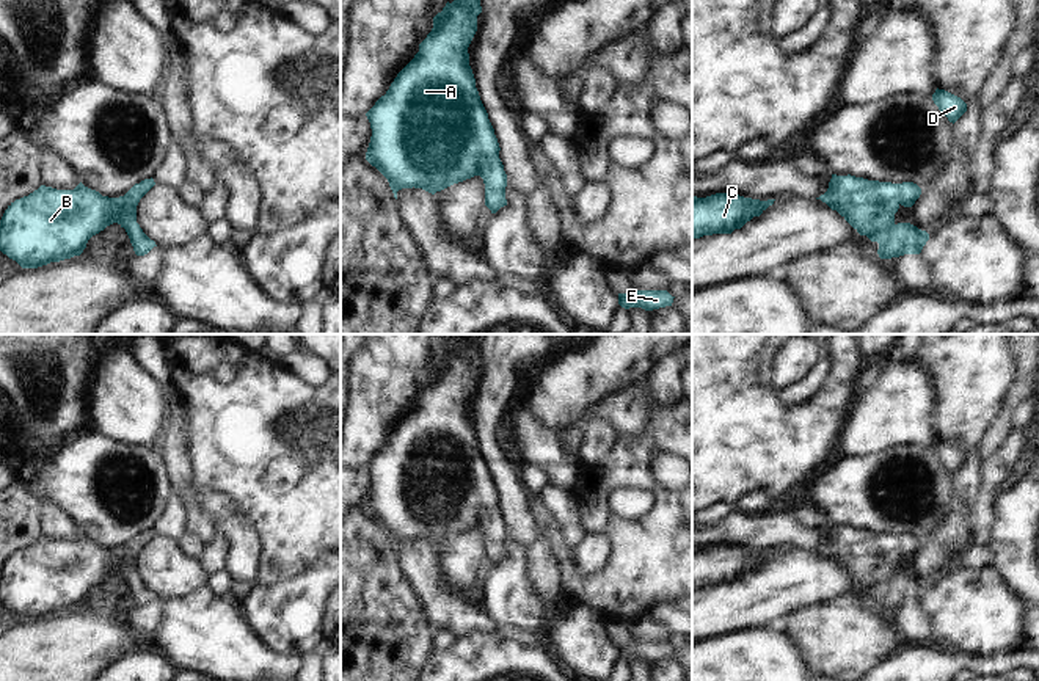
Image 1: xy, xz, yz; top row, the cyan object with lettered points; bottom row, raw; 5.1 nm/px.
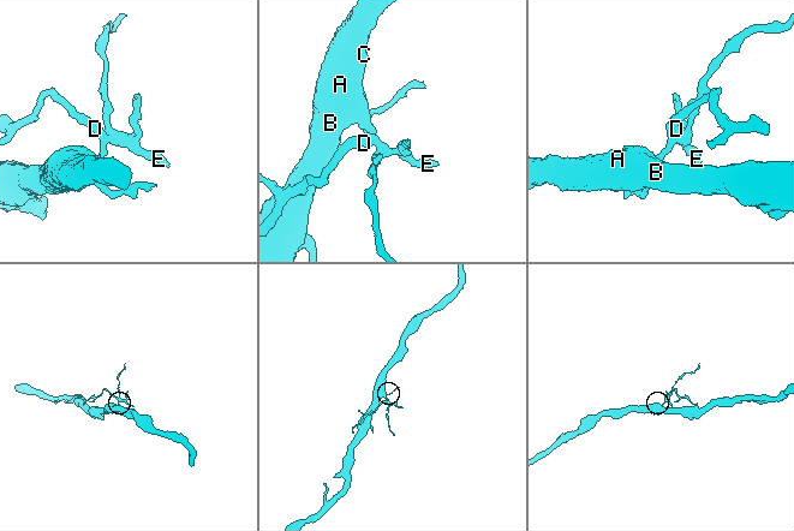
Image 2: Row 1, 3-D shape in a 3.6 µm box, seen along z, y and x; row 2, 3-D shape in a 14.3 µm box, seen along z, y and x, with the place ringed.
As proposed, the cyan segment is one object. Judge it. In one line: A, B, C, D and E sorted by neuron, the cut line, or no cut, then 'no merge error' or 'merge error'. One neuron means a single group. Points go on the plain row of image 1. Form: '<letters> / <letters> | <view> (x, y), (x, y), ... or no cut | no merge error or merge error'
A B C / D E | xy (138, 535), (126, 549), (121, 578) | merge error

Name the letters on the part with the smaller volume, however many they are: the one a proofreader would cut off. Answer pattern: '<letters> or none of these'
D, E

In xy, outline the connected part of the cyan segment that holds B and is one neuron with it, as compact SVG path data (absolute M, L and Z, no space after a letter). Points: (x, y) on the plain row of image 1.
M82 534L74 541L41 537L5 562L0 603L22 620L80 607L93 587L113 574L122 579L129 544L108 549Z

